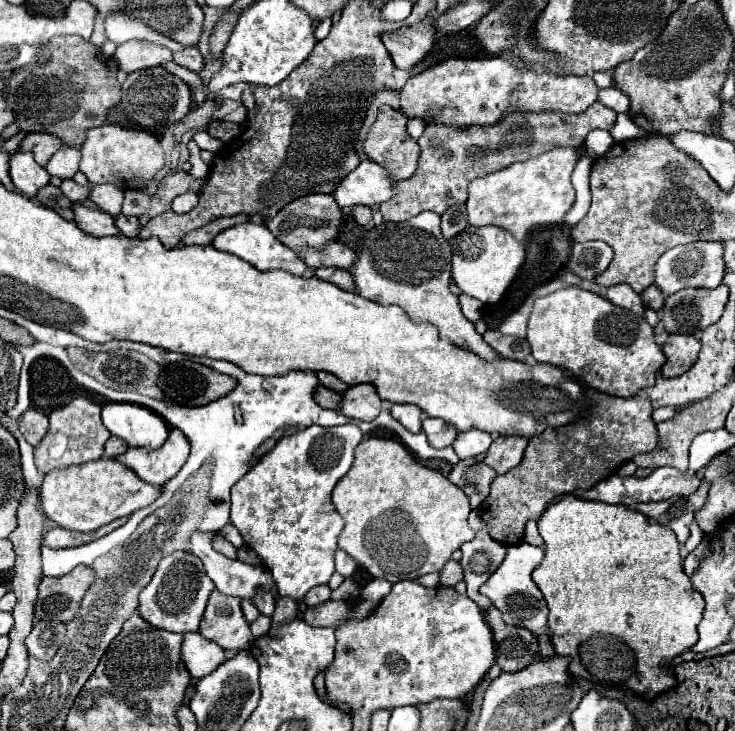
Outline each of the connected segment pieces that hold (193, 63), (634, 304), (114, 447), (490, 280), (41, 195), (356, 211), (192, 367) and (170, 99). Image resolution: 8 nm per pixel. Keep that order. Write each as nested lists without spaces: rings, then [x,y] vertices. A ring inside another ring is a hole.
[[[185,47],[183,51],[177,51],[173,53],[173,61],[181,67],[187,67],[191,71],[201,71],[203,67],[203,59],[201,59],[201,53],[195,49],[195,47]]]
[[[619,283],[619,285],[609,287],[605,297],[611,303],[615,303],[615,305],[619,305],[623,309],[629,309],[629,311],[633,311],[637,315],[643,315],[643,311],[645,311],[645,305],[643,305],[639,293],[635,293],[627,283]]]
[[[109,437],[109,441],[105,443],[105,457],[115,457],[115,455],[121,455],[127,451],[127,441],[123,439],[117,439],[117,437]]]
[[[469,225],[449,239],[449,245],[453,249],[453,281],[465,295],[479,299],[481,303],[497,303],[525,261],[525,245],[495,225],[479,229]]]
[[[45,185],[43,189],[39,189],[37,199],[47,207],[71,207],[71,201],[55,185]]]
[[[355,205],[353,207],[353,217],[359,225],[367,225],[373,219],[373,209],[367,205]]]
[[[191,359],[167,365],[159,377],[159,387],[165,397],[183,407],[197,407],[217,401],[219,397],[231,393],[235,385],[237,381],[233,377],[221,375],[219,371]]]
[[[149,67],[135,73],[129,73],[123,83],[123,105],[127,115],[141,127],[171,127],[173,123],[181,121],[189,113],[189,87],[183,79],[177,75],[161,69],[161,67]]]

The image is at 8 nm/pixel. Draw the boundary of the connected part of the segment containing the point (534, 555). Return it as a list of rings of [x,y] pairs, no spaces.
[[[529,543],[511,545],[507,549],[507,557],[499,565],[499,569],[493,573],[493,577],[481,585],[481,595],[491,599],[491,603],[503,613],[503,621],[507,625],[529,629],[535,635],[547,629],[547,613],[549,613],[541,591],[531,579],[531,573],[543,561],[543,555],[545,551],[541,547],[531,547]]]

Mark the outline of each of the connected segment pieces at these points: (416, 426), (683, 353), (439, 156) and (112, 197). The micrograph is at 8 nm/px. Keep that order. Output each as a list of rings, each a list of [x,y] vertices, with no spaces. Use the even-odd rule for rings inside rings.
[[[393,405],[391,407],[391,415],[405,427],[411,429],[411,433],[419,433],[421,431],[421,409],[415,405]]]
[[[669,335],[663,345],[663,353],[667,363],[661,369],[663,377],[679,377],[683,375],[695,361],[701,349],[701,341],[693,335]]]
[[[593,103],[583,113],[511,113],[499,125],[475,125],[475,129],[451,129],[451,125],[427,125],[419,139],[421,157],[415,175],[395,185],[393,199],[379,205],[385,221],[401,223],[421,211],[443,211],[455,203],[467,201],[467,185],[475,177],[501,171],[517,161],[543,155],[555,147],[581,149],[585,137],[593,129],[609,129],[615,121],[615,111],[601,103]]]
[[[97,185],[93,187],[89,199],[105,213],[109,213],[111,217],[117,217],[121,213],[121,205],[123,205],[123,191],[115,185]]]

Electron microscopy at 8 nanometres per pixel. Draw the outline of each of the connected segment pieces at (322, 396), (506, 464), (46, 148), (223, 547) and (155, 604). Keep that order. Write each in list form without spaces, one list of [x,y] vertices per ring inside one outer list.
[[[319,385],[317,391],[315,391],[315,401],[317,401],[321,407],[325,407],[325,409],[339,409],[341,399],[343,399],[343,397],[341,397],[339,393],[335,393],[335,391],[331,391],[331,389],[323,387],[323,385]]]
[[[497,437],[487,451],[485,463],[493,467],[499,475],[507,473],[509,469],[521,463],[525,447],[527,447],[525,437]]]
[[[27,133],[27,137],[21,143],[23,151],[33,151],[35,161],[39,165],[45,165],[59,147],[63,147],[63,141],[59,141],[59,137],[47,135],[47,133]]]
[[[217,531],[215,533],[215,541],[211,543],[213,545],[213,549],[215,551],[219,551],[219,553],[223,553],[225,557],[237,557],[237,549],[223,537],[223,533],[221,531]]]
[[[175,551],[165,555],[151,579],[151,583],[139,593],[139,615],[147,619],[149,625],[157,629],[165,629],[171,633],[187,633],[197,631],[207,599],[215,589],[213,581],[207,577],[203,563],[185,551]]]

